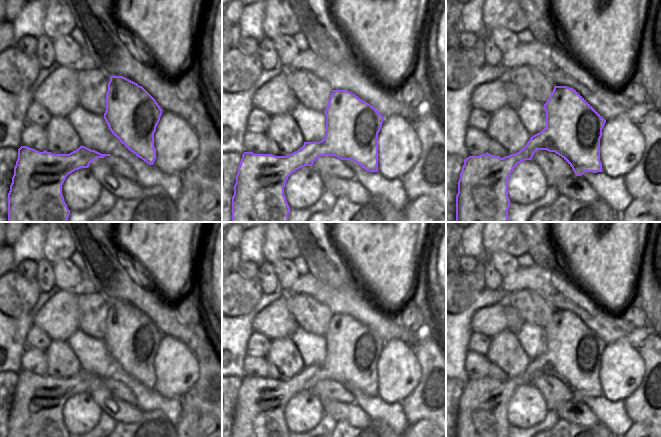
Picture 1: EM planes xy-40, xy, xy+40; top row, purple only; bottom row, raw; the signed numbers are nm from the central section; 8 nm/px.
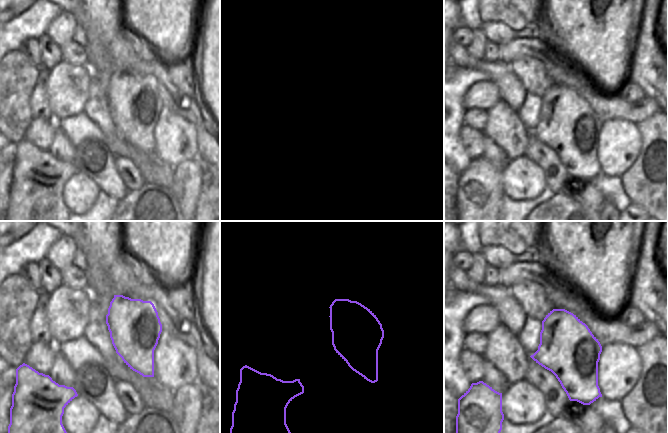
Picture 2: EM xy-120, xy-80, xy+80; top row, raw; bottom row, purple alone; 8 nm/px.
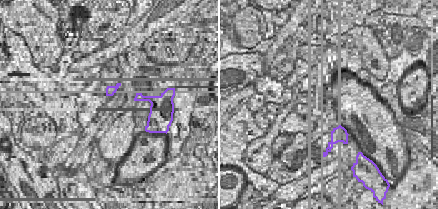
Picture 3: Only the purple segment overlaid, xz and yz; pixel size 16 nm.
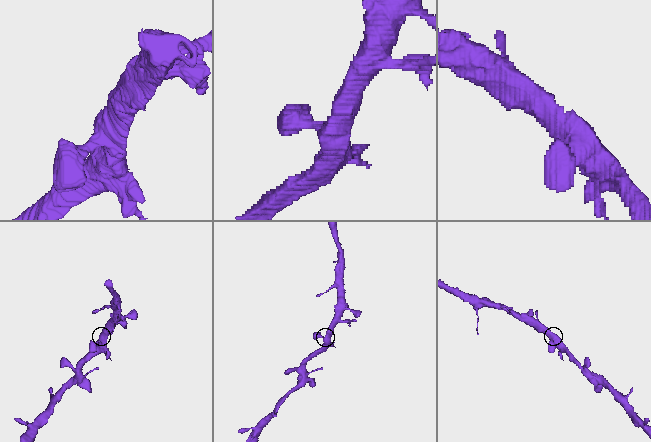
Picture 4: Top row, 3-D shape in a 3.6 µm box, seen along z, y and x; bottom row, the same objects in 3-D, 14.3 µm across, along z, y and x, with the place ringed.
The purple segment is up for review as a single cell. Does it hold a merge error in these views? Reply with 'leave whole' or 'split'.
leave whole

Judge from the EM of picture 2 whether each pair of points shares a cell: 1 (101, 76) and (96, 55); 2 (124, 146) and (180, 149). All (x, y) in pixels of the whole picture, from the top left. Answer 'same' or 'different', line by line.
1: same
2: different

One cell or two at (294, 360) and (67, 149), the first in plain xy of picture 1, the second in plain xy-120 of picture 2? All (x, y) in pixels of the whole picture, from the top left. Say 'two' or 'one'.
one

